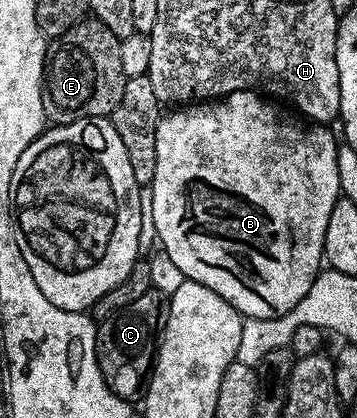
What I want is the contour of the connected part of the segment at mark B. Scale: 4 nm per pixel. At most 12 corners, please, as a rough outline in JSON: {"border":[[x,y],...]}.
{"border":[[257,90],[163,113],[183,279],[292,312],[341,195],[326,124]]}

